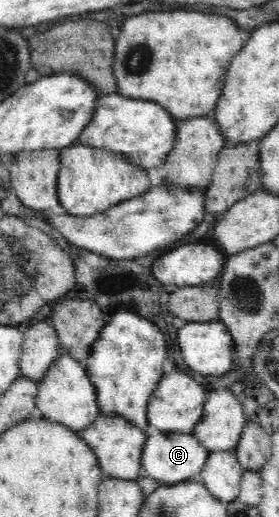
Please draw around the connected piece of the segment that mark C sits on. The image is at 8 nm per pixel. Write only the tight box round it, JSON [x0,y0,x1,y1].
[142,431,210,483]

